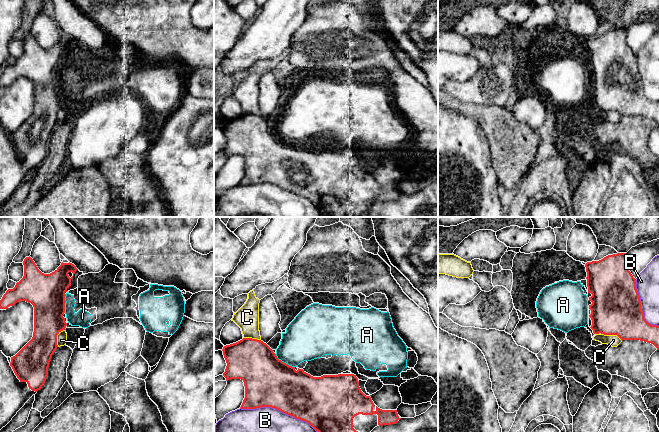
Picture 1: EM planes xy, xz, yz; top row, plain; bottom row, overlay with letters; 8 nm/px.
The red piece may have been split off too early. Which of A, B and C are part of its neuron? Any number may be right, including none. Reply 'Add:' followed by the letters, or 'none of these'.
Add: A

